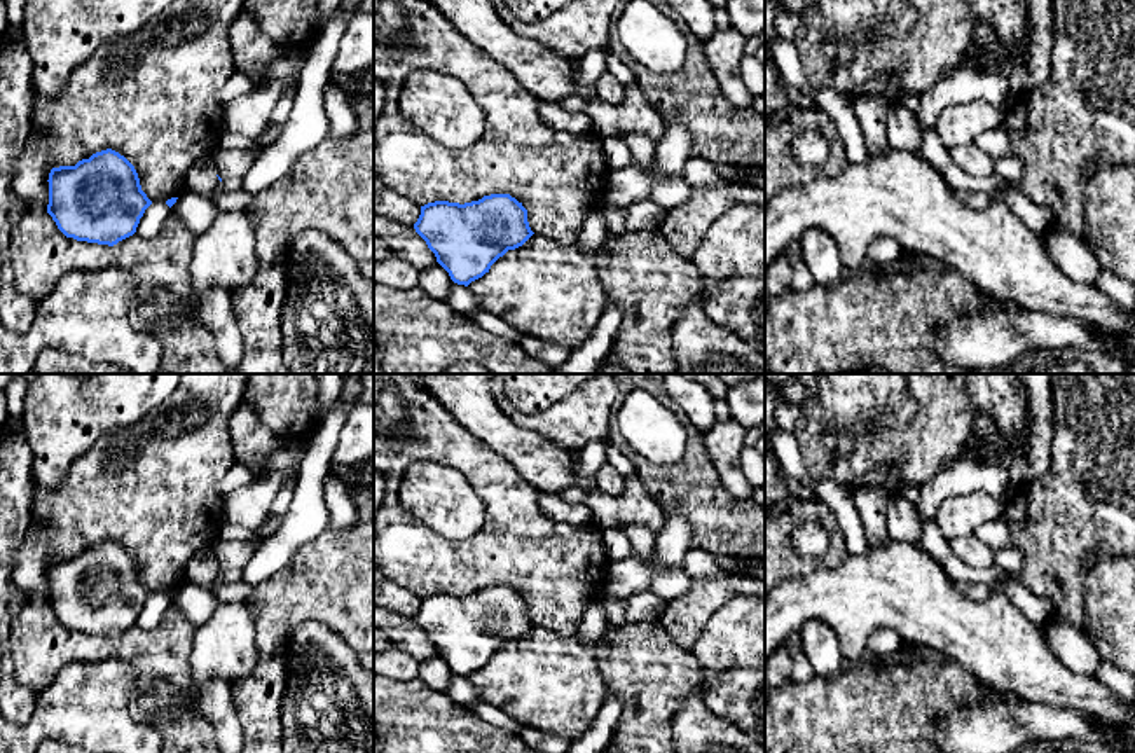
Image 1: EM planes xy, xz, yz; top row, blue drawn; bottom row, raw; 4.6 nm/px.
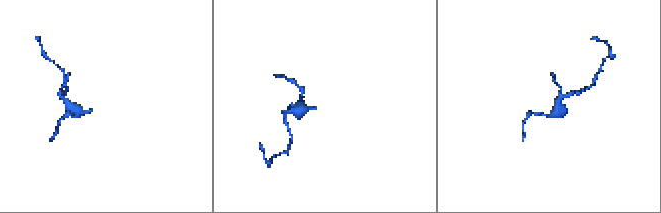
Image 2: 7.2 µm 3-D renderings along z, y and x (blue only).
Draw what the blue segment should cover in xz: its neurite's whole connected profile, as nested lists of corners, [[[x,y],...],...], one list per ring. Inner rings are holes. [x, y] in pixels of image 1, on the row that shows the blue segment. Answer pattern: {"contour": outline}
{"contour": [[[491,194],[464,204],[428,203],[421,206],[414,229],[451,280],[464,287],[534,234],[527,210],[510,194]]]}

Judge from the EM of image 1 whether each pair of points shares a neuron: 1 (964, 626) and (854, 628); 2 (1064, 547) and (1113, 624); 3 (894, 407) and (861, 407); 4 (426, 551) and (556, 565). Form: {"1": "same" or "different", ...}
{"1": "same", "2": "different", "3": "same", "4": "same"}

